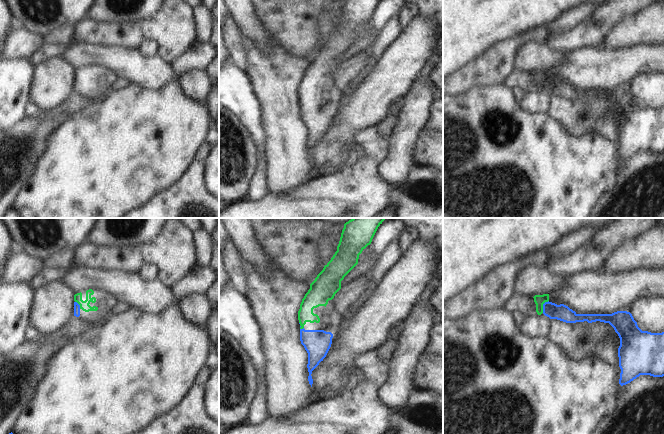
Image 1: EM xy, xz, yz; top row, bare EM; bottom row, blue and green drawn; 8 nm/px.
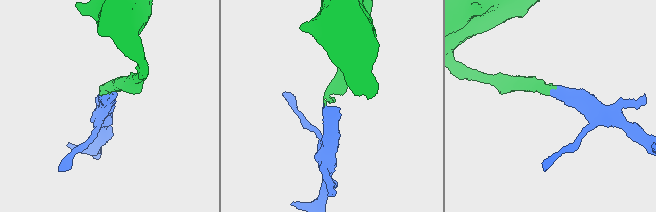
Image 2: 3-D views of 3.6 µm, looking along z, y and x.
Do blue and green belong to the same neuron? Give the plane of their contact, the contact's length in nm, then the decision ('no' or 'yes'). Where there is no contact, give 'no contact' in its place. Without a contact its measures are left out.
meets blue in yz; contact 120 nm long; yes

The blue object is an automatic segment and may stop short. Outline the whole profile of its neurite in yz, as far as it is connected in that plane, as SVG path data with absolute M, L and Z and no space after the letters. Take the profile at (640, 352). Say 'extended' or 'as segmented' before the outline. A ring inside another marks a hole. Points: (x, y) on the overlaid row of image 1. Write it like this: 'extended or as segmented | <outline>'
extended | M549 294L535 295L536 312L550 319L566 323L600 321L609 323L620 338L618 348L619 384L626 385L640 375L664 376L664 332L642 331L632 314L617 311L612 314L577 314L564 304L557 305L549 301Z

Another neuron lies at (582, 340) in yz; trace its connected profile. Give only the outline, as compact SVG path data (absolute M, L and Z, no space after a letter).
M551 319L549 338L563 347L574 360L597 357L619 366L620 338L609 323L566 323Z

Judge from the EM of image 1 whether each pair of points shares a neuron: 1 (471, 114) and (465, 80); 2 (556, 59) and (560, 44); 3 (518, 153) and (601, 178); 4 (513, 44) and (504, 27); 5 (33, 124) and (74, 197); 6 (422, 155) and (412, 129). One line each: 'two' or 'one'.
1: two
2: two
3: one
4: two
5: two
6: two

